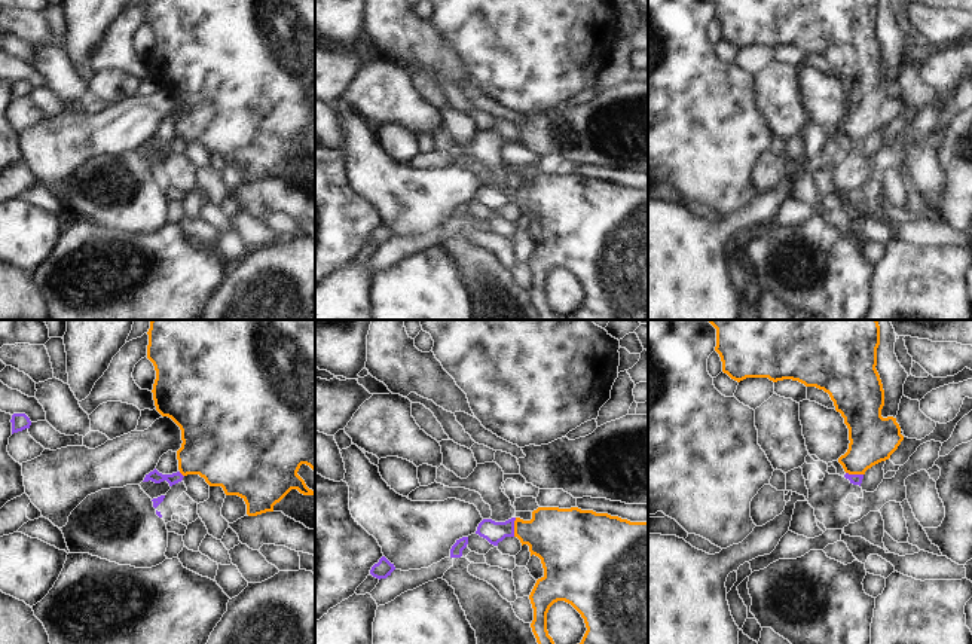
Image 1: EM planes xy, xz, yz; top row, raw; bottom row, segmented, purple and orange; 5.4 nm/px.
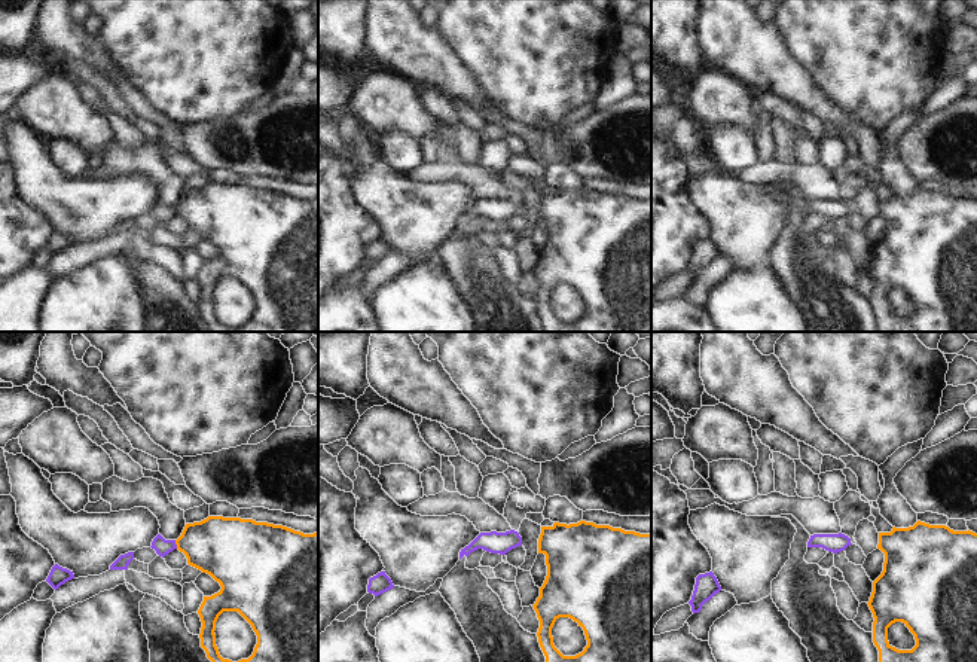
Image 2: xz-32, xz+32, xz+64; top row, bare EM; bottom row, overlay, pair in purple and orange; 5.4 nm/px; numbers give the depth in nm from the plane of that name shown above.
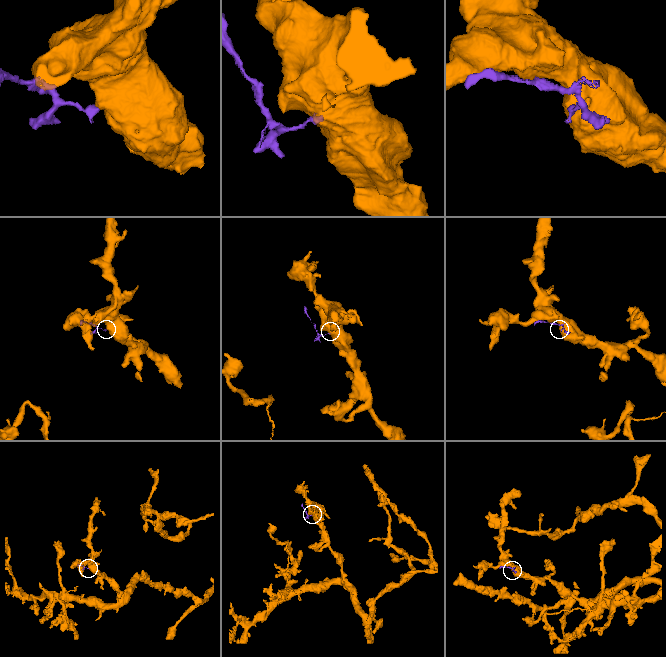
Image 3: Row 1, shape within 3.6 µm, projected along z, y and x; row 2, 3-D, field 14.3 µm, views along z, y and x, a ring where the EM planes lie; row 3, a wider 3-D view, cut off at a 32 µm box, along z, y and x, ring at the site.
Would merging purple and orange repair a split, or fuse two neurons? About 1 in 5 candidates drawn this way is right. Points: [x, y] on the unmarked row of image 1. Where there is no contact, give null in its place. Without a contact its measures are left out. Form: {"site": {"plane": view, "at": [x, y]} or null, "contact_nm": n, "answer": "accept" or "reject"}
{"site": {"plane": "xz", "at": [513, 194]}, "contact_nm": 110, "answer": "reject"}

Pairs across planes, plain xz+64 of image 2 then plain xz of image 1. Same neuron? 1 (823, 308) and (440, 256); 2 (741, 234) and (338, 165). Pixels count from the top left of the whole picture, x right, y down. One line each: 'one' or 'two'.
1: two
2: two

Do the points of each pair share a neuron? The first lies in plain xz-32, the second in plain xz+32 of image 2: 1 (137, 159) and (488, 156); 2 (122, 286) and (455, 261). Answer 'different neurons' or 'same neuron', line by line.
1: same neuron
2: different neurons

